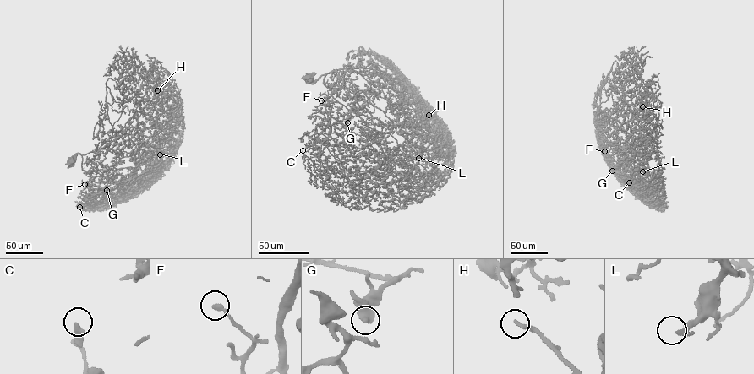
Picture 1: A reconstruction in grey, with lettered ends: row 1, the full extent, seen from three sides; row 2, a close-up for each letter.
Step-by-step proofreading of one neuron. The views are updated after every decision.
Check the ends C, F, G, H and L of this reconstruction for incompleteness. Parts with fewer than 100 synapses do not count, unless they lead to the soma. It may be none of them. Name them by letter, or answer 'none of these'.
L

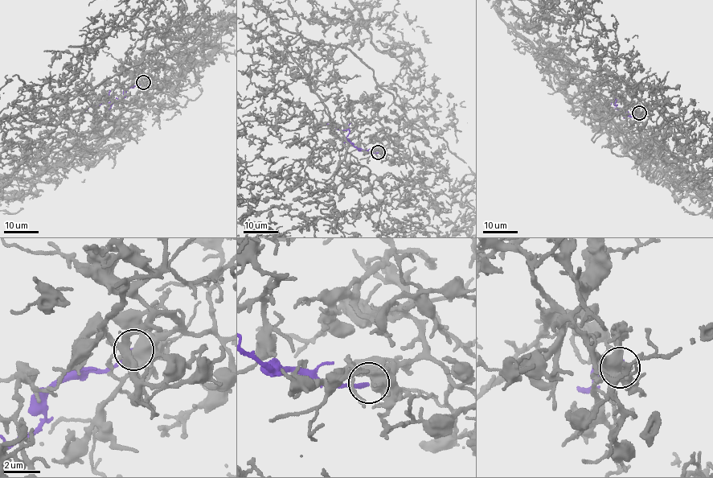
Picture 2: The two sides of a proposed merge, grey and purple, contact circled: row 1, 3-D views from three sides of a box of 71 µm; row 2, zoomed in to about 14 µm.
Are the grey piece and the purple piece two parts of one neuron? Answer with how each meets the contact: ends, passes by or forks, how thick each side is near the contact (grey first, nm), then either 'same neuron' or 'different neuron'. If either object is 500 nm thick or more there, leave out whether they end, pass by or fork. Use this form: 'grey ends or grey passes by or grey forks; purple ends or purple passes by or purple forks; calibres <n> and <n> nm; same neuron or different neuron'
grey forks; purple ends; calibres 460 and 240 nm; different neuron

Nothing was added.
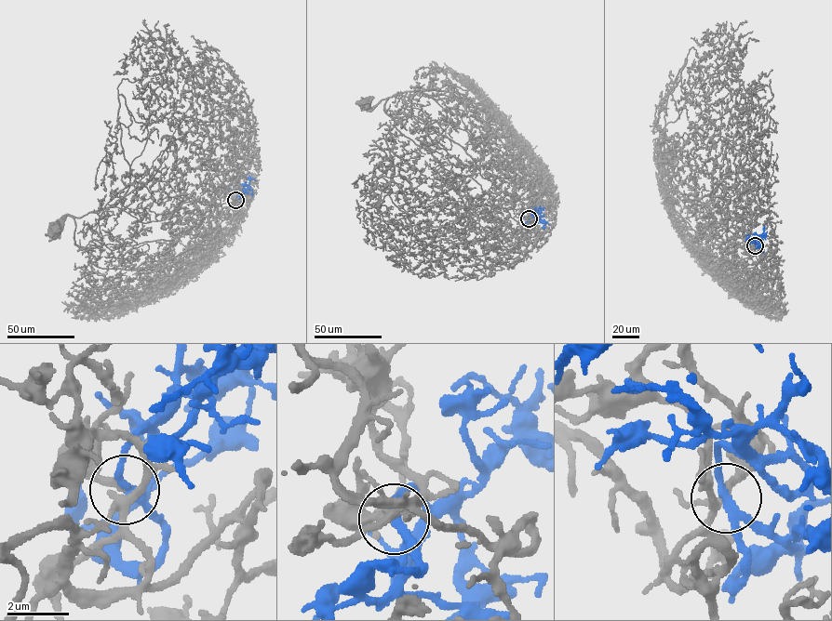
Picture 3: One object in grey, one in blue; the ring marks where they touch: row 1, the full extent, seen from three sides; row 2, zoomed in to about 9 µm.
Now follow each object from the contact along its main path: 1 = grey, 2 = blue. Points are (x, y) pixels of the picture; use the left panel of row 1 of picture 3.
1: (236, 199), (212, 206), (193, 201), (144, 223), (106, 207), (69, 215), (57, 231)
2: (235, 200), (249, 181), (242, 176), (238, 179)

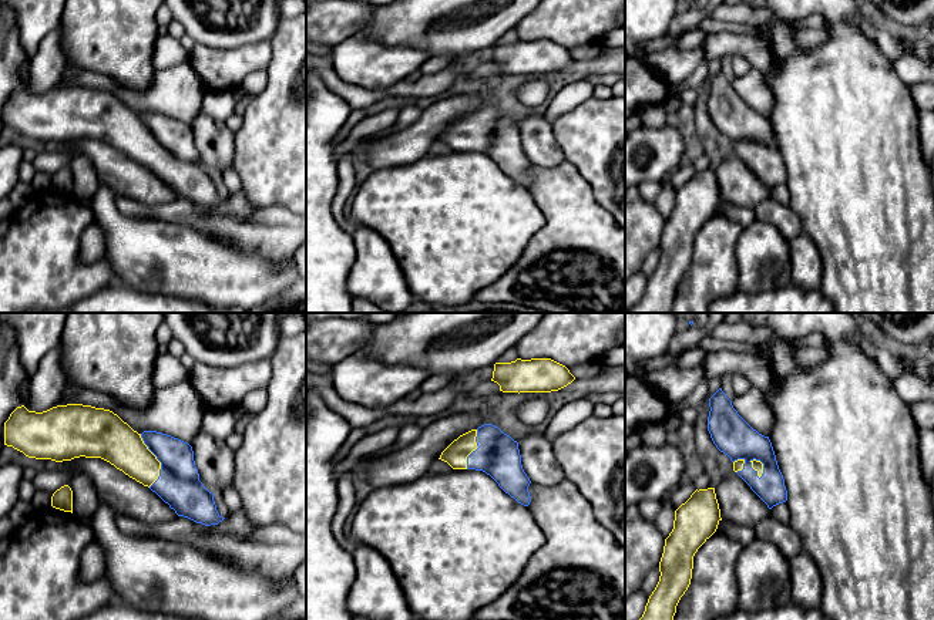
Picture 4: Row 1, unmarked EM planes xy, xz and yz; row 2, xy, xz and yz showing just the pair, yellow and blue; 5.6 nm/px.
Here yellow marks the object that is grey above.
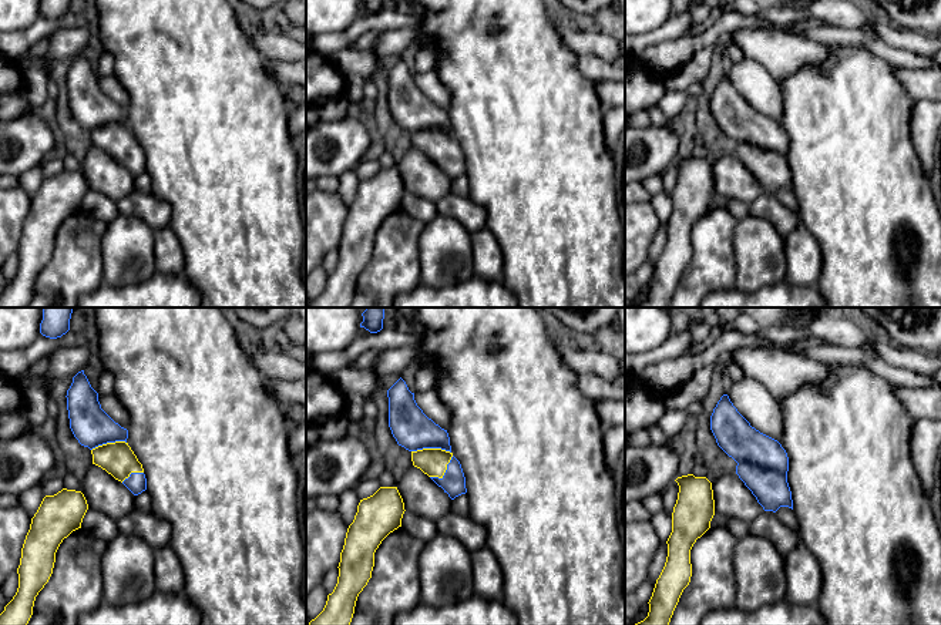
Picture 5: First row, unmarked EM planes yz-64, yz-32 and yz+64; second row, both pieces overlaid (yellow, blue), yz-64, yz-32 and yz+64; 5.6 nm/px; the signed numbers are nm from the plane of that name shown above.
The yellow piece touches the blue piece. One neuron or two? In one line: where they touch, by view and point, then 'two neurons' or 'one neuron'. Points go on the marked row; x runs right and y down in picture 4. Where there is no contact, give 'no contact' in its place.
xy (158, 461) | one neuron

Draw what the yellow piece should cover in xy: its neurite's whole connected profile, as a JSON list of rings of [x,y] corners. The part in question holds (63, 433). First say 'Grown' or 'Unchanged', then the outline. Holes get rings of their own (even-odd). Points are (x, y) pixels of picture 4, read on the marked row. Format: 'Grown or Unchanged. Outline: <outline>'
Grown. Outline: [[[67,404],[36,412],[17,407],[4,422],[4,445],[56,462],[101,458],[148,486],[178,516],[205,526],[225,519],[199,481],[188,442],[157,431],[138,434],[110,410]]]

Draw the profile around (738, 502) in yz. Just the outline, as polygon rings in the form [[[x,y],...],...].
[[[736,472],[715,486],[715,493],[723,520],[755,528],[770,513],[767,505]]]

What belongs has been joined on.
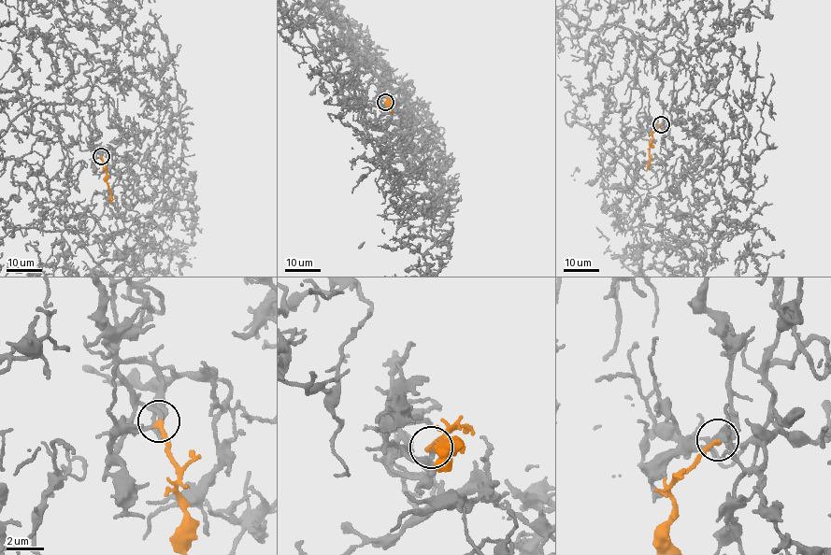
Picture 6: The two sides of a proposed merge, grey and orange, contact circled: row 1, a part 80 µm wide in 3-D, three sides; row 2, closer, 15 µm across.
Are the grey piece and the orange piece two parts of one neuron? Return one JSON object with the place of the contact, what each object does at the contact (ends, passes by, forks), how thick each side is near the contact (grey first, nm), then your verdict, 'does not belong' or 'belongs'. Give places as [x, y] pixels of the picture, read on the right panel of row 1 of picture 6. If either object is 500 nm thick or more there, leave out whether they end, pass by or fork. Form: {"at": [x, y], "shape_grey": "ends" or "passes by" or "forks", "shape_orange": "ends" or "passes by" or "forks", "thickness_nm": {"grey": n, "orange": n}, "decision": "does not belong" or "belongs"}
{"at": [661, 124], "shape_grey": "forks", "shape_orange": "ends", "thickness_nm": {"grey": 180, "orange": 280}, "decision": "belongs"}

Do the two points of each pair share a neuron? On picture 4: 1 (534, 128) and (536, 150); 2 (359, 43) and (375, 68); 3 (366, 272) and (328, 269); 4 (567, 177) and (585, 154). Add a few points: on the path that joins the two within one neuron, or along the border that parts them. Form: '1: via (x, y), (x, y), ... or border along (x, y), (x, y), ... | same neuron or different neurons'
1: via (536, 134), (536, 144) | same neuron
2: via (359, 49), (359, 53), (369, 63) | same neuron
3: border along (353, 238), (355, 260), (348, 278), (352, 297) | different neurons
4: border along (565, 159), (587, 181), (593, 195) | different neurons

